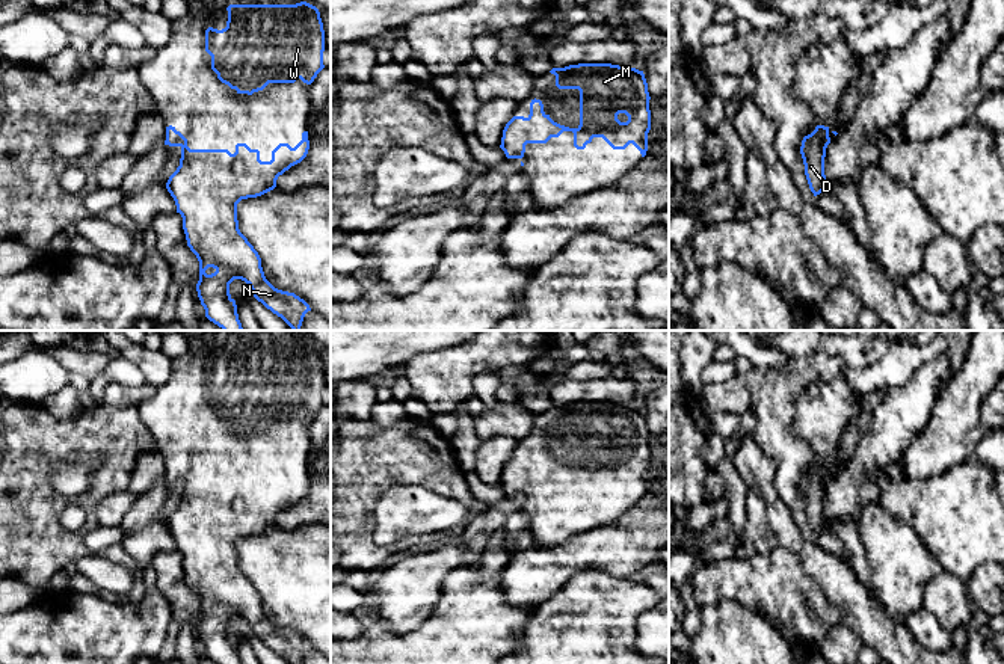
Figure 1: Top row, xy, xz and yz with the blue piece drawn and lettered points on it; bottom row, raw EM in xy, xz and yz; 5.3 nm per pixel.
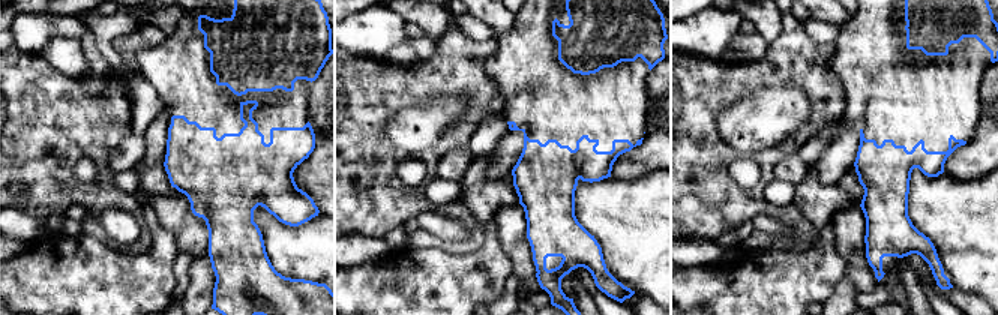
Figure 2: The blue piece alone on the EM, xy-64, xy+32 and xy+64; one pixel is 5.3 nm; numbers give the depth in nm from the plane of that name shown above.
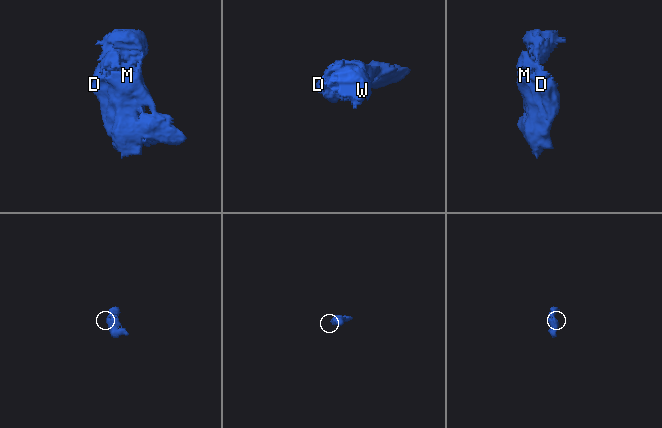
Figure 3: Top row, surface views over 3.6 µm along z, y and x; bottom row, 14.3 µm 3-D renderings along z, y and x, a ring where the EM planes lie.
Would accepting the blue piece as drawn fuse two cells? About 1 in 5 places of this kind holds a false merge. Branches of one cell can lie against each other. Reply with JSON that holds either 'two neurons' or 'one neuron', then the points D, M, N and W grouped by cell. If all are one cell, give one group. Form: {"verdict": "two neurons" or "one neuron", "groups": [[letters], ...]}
{"verdict": "one neuron", "groups": [["D", "M", "N", "W"]]}

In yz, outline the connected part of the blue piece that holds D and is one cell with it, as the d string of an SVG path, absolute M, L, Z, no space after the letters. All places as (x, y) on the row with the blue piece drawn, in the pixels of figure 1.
M817 125L811 134L803 137L800 146L805 175L814 196L820 195L824 189L830 189L824 175L826 148L830 143L829 133L829 127Z

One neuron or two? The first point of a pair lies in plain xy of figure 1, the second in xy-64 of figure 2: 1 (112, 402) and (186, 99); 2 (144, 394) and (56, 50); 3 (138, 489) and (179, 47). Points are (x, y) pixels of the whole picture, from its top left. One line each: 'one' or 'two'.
1: two
2: two
3: two

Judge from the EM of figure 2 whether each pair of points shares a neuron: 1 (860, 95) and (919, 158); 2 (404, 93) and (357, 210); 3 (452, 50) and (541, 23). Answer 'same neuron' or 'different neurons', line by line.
1: same neuron
2: same neuron
3: different neurons

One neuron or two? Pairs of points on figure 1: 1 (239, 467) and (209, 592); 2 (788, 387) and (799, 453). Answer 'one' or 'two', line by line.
1: one
2: one

